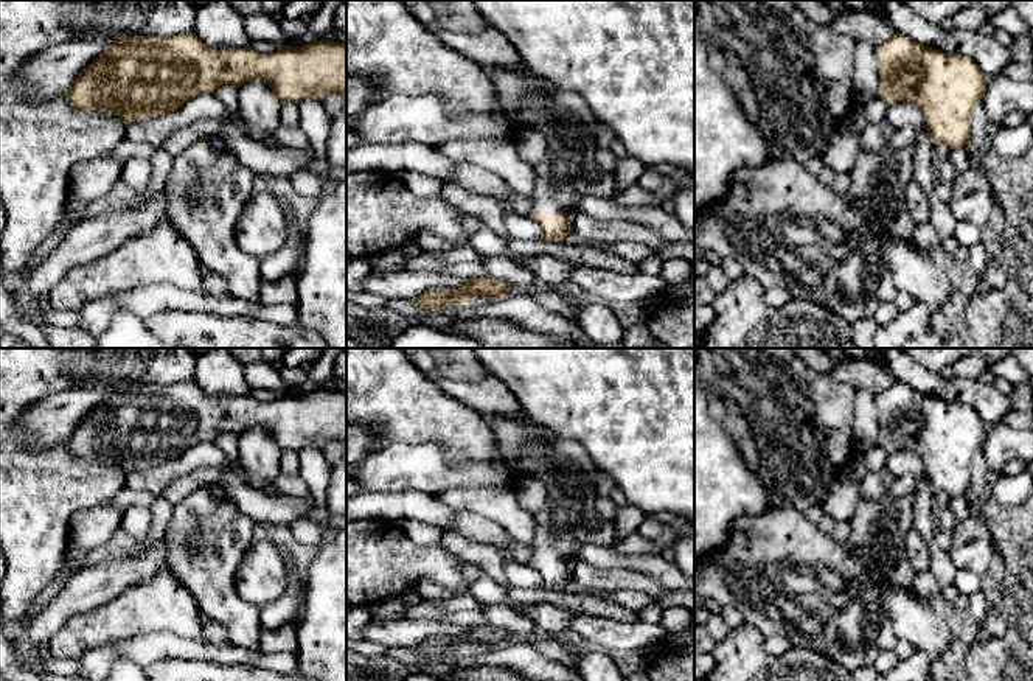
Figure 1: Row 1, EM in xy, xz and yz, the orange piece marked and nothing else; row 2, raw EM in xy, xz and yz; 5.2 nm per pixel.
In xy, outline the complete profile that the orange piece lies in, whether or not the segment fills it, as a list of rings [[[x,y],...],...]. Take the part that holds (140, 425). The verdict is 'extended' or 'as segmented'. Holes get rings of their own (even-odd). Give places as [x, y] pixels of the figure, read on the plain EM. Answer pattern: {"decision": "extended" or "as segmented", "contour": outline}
{"decision": "as segmented", "contour": [[[194,381],[132,384],[110,392],[107,400],[81,418],[65,438],[65,448],[76,459],[110,460],[127,476],[137,466],[176,460],[200,442],[214,442],[219,434],[242,435],[255,428],[267,431],[281,451],[298,452],[309,445],[323,449],[329,442],[342,442],[346,448],[346,392],[322,387],[303,395],[286,392],[277,401],[259,403],[252,393],[208,396]]]}

